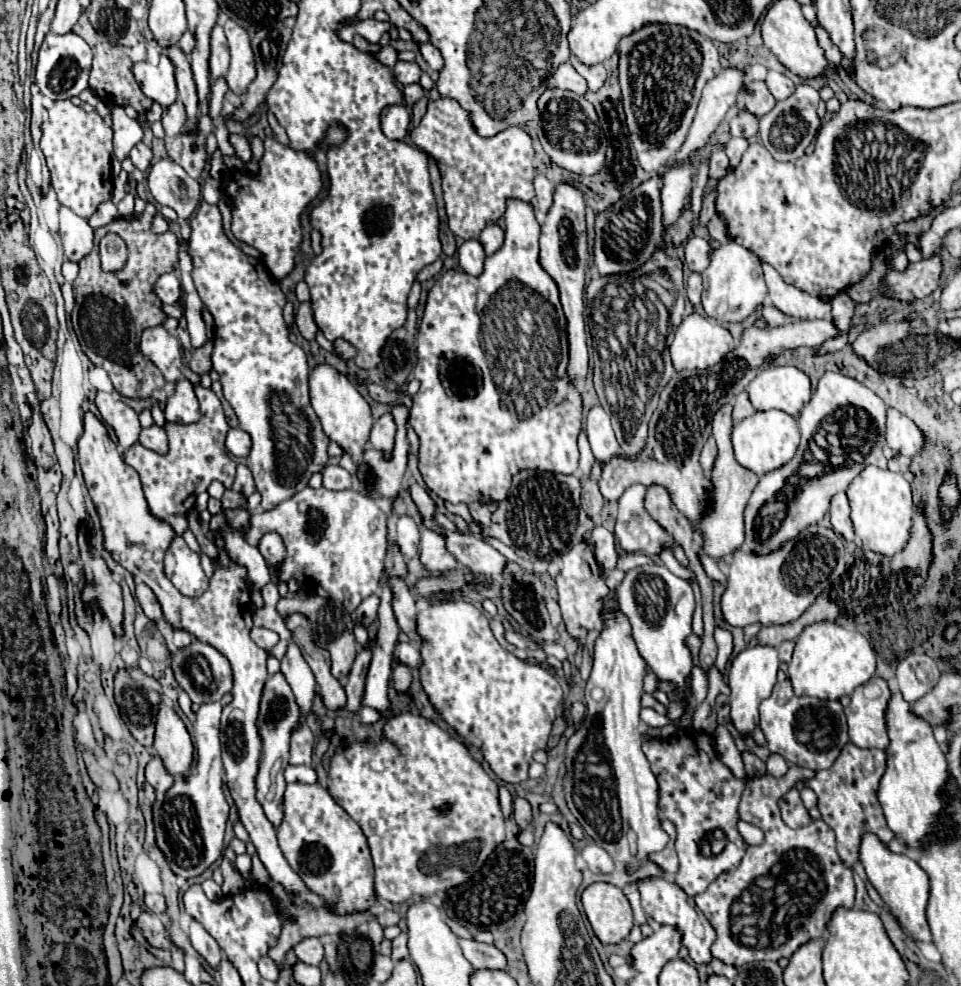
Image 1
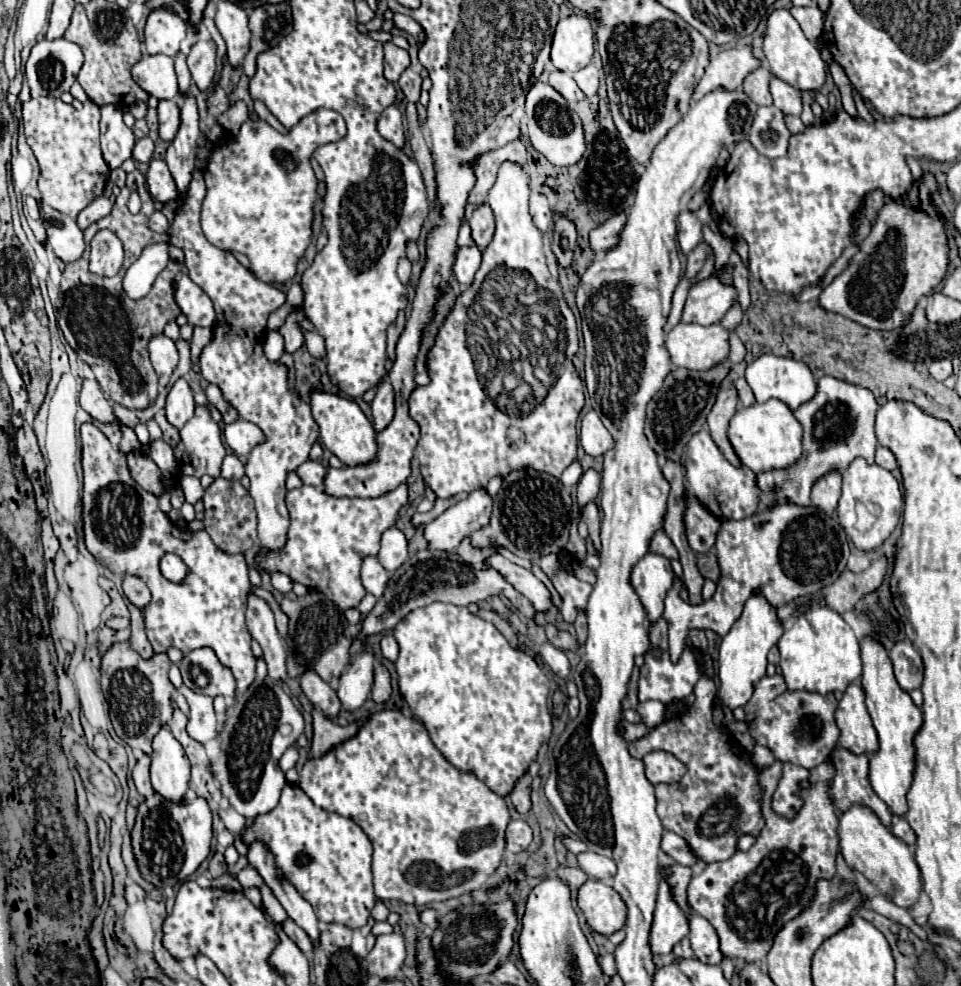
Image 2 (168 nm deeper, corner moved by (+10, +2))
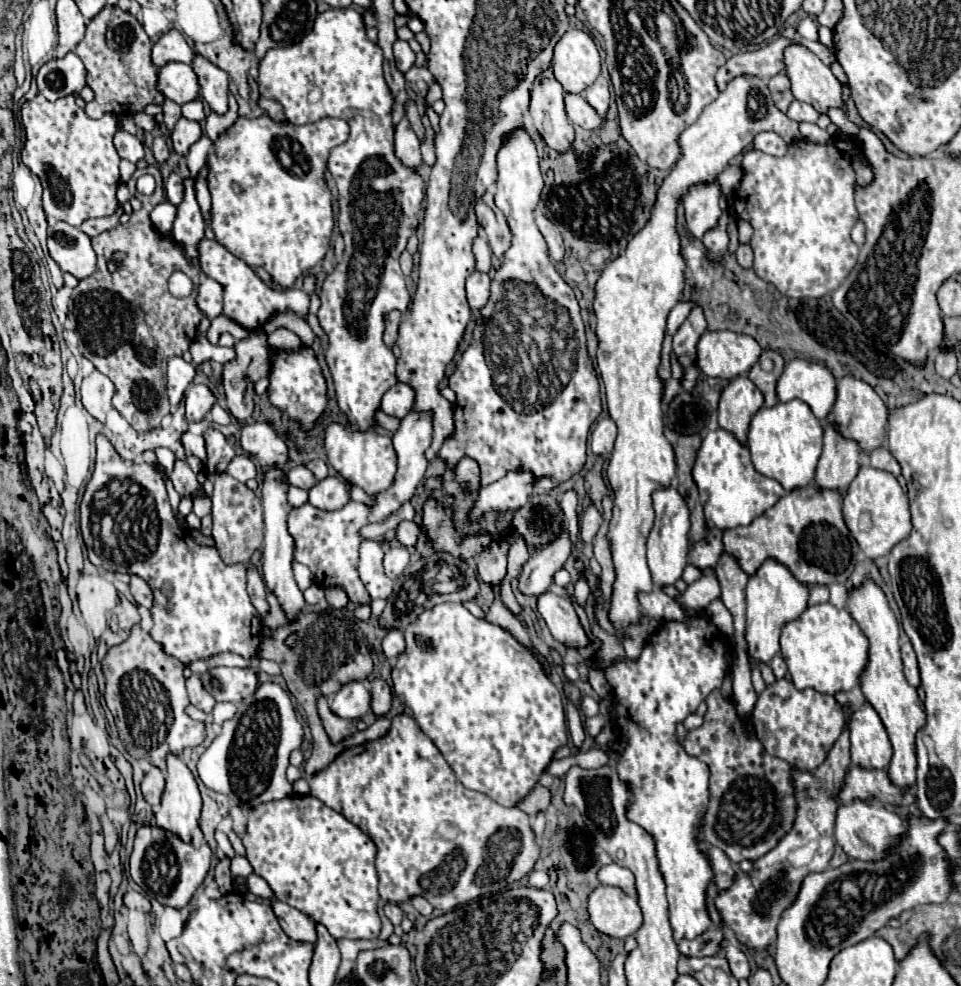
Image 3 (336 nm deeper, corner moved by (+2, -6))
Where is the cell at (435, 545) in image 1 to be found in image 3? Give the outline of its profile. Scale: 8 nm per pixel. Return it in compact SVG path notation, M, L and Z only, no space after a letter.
M526 468L510 470L504 478L480 488L480 496L474 510L470 512L470 518L480 520L484 512L506 512L524 506L528 496L532 494L536 480L538 476L534 476Z

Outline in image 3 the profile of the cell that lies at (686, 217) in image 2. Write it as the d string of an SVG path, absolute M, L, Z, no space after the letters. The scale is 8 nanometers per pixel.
M716 180L692 184L688 194L684 196L686 224L696 238L702 238L704 232L708 232L710 228L714 228L714 224L718 224L718 218L722 216L718 200L720 200L720 184Z

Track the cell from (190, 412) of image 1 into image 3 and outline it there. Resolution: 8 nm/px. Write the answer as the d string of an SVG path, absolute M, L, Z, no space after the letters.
M192 384L186 390L186 418L188 422L204 420L216 404L214 392L204 384Z

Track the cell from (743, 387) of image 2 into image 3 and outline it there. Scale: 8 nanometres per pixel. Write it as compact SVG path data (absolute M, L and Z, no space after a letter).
M764 350L760 360L752 366L752 370L748 374L748 378L754 380L758 390L764 394L764 398L766 398L764 406L778 404L776 382L784 372L784 364L786 364L786 360L782 358L782 354L774 352L774 350Z

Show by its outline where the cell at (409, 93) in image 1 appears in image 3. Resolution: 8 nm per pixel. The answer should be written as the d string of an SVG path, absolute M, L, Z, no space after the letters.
M412 66L412 68L406 72L406 86L408 86L420 100L424 100L426 90L428 90L430 84L434 84L434 78L430 76L428 68Z

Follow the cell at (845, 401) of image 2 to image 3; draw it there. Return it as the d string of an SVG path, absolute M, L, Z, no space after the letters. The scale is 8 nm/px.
M854 376L840 378L838 380L838 398L828 416L834 416L834 420L838 420L838 424L842 424L842 432L846 432L846 436L850 436L850 440L858 440L862 452L872 452L874 448L880 448L882 436L886 432L888 412L886 412L884 402L880 400L880 396L864 380L854 378Z

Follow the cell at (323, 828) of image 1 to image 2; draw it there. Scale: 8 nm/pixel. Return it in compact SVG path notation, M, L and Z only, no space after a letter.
M286 784L282 788L278 806L268 814L258 816L258 820L254 820L254 824L246 828L246 832L244 832L246 844L250 838L258 838L264 844L268 844L268 848L274 852L278 866L282 868L286 880L292 882L296 886L296 890L310 902L318 920L336 922L336 924L344 924L350 928L362 928L366 924L366 920L370 918L370 910L374 908L374 902L376 902L373 876L370 872L372 844L354 820L344 818L336 812L328 812L324 808L318 808L306 796L306 792L302 792L300 786Z

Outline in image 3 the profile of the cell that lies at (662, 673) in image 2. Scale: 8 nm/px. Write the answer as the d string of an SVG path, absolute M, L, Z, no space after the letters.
M696 614L696 616L692 616L692 618L688 618L688 620L682 620L682 622L674 622L674 620L662 622L662 626L660 626L660 628L648 638L648 642L644 644L644 648L642 648L638 660L630 660L630 658L624 656L624 658L616 660L614 664L606 666L606 672L604 672L606 682L608 682L610 688L614 690L614 692L612 692L612 694L614 694L614 720L616 720L616 726L618 726L618 730L620 730L620 738L626 740L626 748L620 752L618 764L616 764L616 772L618 772L620 780L622 780L624 784L628 784L628 788L630 788L630 792L632 792L630 804L628 804L628 808L626 808L626 818L632 820L632 822L636 822L638 826L642 826L642 828L644 828L648 834L652 834L652 838L654 838L658 868L660 868L660 874L662 874L662 878L664 878L664 882L666 882L666 896L668 896L668 904L670 904L670 924L672 924L674 940L676 940L676 942L682 940L684 936L686 936L686 938L694 938L694 936L702 934L706 928L710 928L712 922L710 922L710 914L708 914L708 908L706 908L706 890L708 890L708 886L710 886L710 880L714 878L712 864L710 864L706 852L704 852L704 850L700 848L700 844L698 844L698 832L700 832L704 814L706 814L706 810L708 810L708 800L710 800L710 790L708 790L710 770L708 770L708 766L706 766L702 760L698 760L698 758L686 754L686 750L682 748L682 744L676 740L676 724L678 724L678 722L684 722L686 716L694 714L696 708L698 708L698 704L704 702L706 696L708 696L714 688L720 688L720 684L722 684L722 680L724 680L724 676L726 676L728 672L730 672L730 654L728 654L728 650L726 650L726 640L724 640L724 636L720 634L720 630L712 624L712 620L706 618L706 616L702 616L702 614Z

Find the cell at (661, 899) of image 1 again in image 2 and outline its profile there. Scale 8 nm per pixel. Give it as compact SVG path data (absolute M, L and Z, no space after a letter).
M688 914L688 926L690 926L690 934L688 934L690 946L694 950L694 956L704 964L720 964L724 956L718 948L718 936L712 924L698 914L696 916Z

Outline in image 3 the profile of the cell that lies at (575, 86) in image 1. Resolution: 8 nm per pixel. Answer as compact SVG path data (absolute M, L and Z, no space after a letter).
M566 94L566 114L572 124L582 126L584 130L596 130L604 122L580 94Z

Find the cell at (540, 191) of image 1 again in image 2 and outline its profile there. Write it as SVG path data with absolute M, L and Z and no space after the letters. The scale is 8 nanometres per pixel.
M532 192L530 194L530 216L534 220L534 224L546 232L546 228L550 228L550 220L552 220L552 210L548 204L548 198L540 192Z

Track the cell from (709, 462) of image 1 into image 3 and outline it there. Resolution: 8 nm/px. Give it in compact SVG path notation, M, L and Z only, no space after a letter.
M722 428L704 436L692 474L700 490L706 520L718 530L748 526L754 518L772 508L784 496L784 488L776 480L756 472L748 448L740 444L732 432Z

